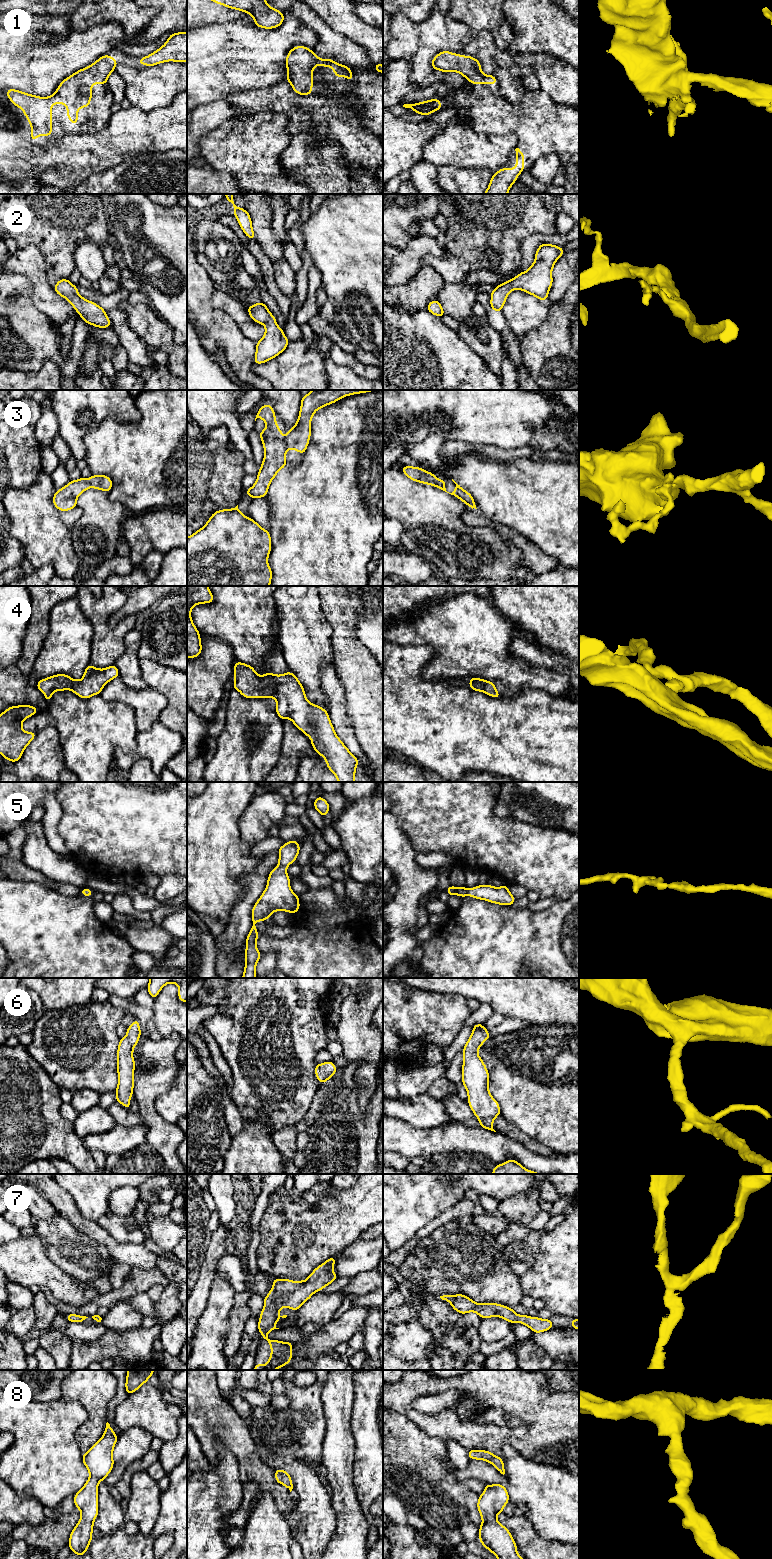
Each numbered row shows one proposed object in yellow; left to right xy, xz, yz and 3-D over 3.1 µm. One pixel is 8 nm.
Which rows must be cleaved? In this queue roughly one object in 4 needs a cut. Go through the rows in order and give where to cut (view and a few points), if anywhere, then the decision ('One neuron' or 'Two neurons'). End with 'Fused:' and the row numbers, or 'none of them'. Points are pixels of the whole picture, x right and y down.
1: No split. One neuron
2: No split. One neuron
3: No split. One neuron
4: No split. One neuron
5: No split. One neuron
6: No split. One neuron
7: No split. One neuron
8: No split. One neuron
Fused: none of them

